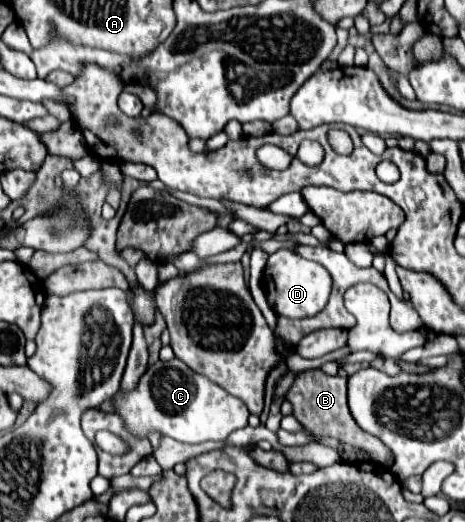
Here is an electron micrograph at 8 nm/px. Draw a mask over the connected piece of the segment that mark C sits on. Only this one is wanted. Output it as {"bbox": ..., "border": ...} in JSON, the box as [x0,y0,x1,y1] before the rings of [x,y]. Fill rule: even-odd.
{"bbox":[116,359,248,443],"border":[[[180,359],[170,363],[158,361],[150,367],[138,387],[128,395],[116,395],[116,413],[124,419],[126,429],[138,437],[158,431],[182,443],[224,441],[232,431],[248,425],[248,407],[204,375],[192,371]]]}

